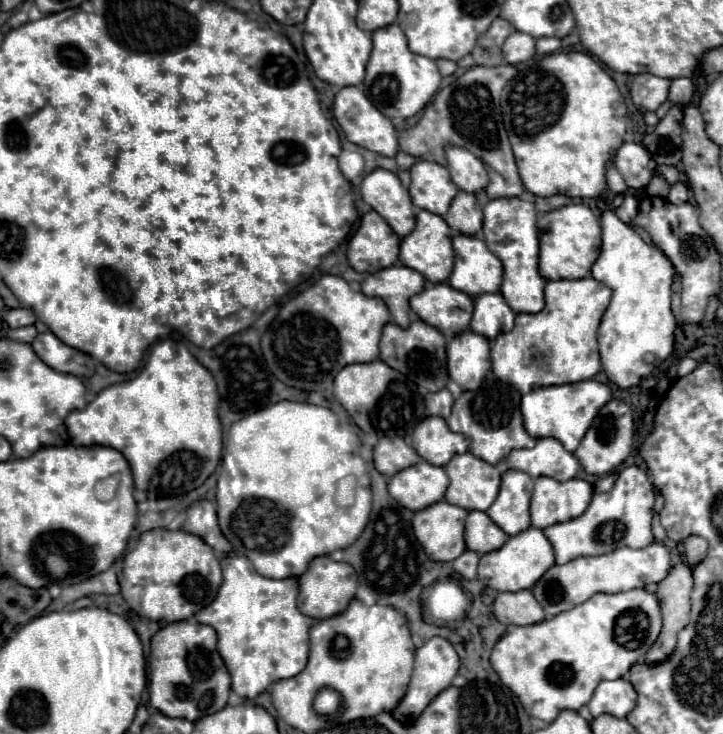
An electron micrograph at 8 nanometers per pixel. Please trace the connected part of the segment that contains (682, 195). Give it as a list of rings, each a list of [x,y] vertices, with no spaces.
[[[674,183],[674,185],[670,187],[670,193],[668,193],[666,199],[668,199],[670,203],[676,203],[676,205],[686,203],[686,201],[688,201],[688,187],[686,187],[684,183]]]

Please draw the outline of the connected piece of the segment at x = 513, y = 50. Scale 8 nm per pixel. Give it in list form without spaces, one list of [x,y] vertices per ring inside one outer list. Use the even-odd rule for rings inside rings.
[[[514,31],[506,43],[504,43],[504,59],[506,63],[522,63],[522,61],[528,61],[534,57],[534,37],[526,35],[526,33],[520,33],[520,31]]]

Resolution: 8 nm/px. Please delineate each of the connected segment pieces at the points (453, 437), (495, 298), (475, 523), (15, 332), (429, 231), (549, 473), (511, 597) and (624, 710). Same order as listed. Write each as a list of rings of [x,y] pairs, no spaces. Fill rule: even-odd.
[[[426,417],[414,427],[412,447],[432,465],[446,465],[456,453],[468,449],[468,439],[448,429],[442,417]]]
[[[500,293],[478,295],[478,299],[474,299],[470,329],[494,341],[498,333],[508,333],[514,327],[514,317],[516,313],[508,307]]]
[[[484,511],[468,513],[464,537],[466,537],[466,547],[480,555],[496,551],[508,539],[508,535]]]
[[[30,325],[30,327],[20,327],[20,329],[10,329],[8,337],[22,341],[22,343],[32,343],[32,339],[36,337],[36,327]]]
[[[420,211],[416,215],[416,227],[412,229],[410,235],[402,237],[400,241],[400,261],[402,265],[422,273],[430,283],[444,283],[450,277],[454,265],[452,229],[440,215],[430,215],[430,211]]]
[[[538,439],[532,449],[512,451],[506,459],[510,469],[518,469],[528,473],[530,477],[552,477],[558,481],[566,481],[576,477],[580,465],[578,459],[562,447],[558,439]]]
[[[528,589],[516,593],[498,593],[492,607],[494,617],[504,625],[530,625],[546,619],[542,605]]]
[[[614,679],[614,681],[600,681],[596,687],[588,709],[592,717],[602,713],[610,713],[614,717],[626,717],[636,703],[636,691],[628,679]]]

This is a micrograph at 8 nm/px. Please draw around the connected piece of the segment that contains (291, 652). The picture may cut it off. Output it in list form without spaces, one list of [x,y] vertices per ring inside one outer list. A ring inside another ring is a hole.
[[[244,555],[224,557],[220,561],[224,571],[224,581],[218,589],[218,595],[214,601],[196,613],[196,619],[204,625],[210,625],[218,633],[218,651],[230,671],[232,677],[232,691],[238,693],[244,699],[254,699],[266,687],[278,679],[288,679],[298,675],[306,667],[308,659],[308,629],[314,625],[314,619],[302,615],[296,607],[296,595],[298,595],[298,579],[268,579],[254,571],[250,559]]]

